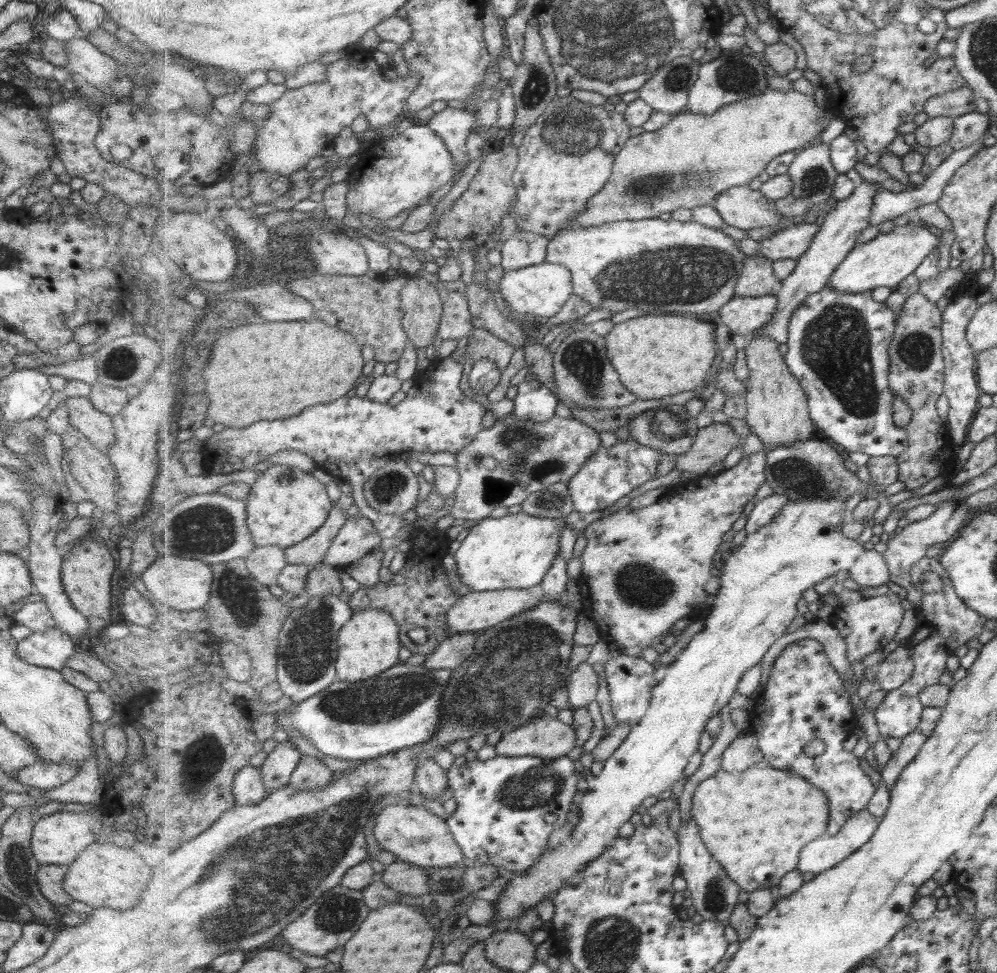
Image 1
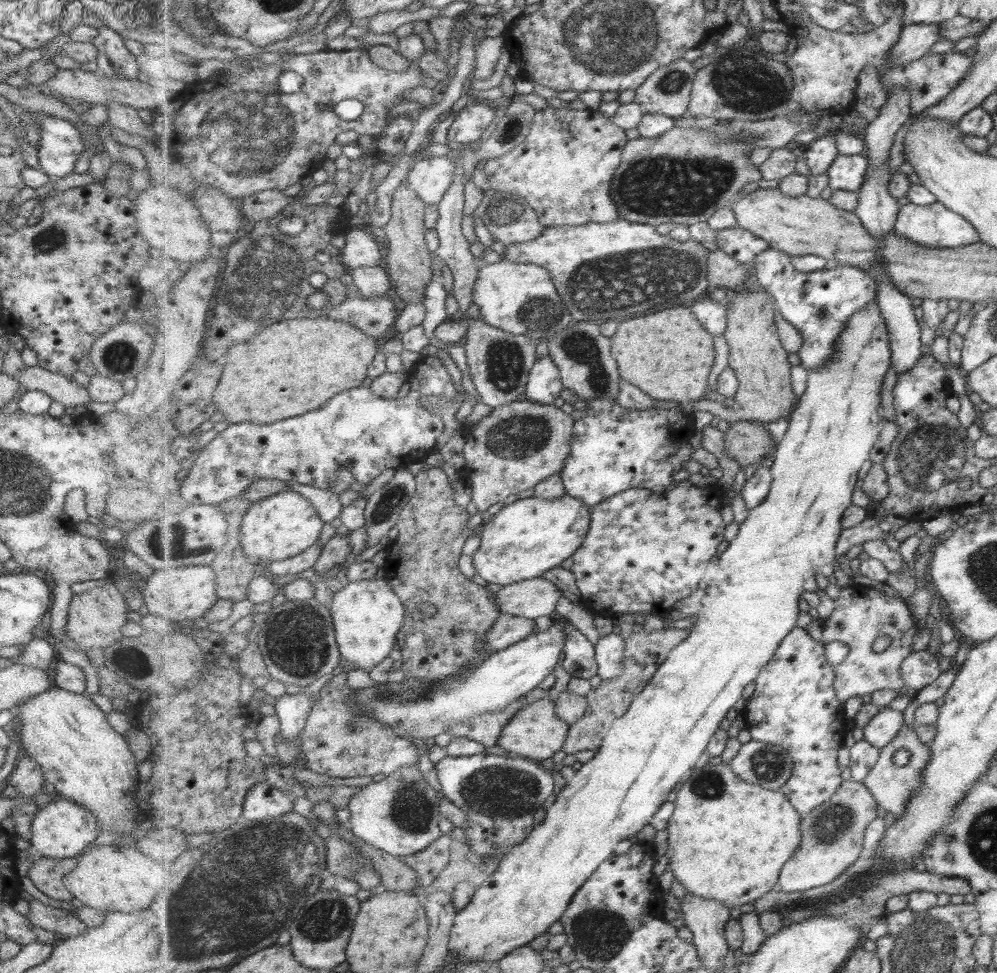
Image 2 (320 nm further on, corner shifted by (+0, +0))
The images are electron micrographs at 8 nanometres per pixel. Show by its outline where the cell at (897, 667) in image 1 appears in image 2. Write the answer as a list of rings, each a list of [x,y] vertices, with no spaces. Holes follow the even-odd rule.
[[[913,651],[902,664],[902,680],[911,693],[933,684],[941,674],[937,658],[928,651]]]

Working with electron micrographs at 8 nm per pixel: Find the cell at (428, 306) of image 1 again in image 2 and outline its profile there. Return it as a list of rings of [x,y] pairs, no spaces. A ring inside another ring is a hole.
[[[404,180],[393,195],[392,217],[384,226],[389,242],[389,246],[385,249],[384,266],[395,288],[393,297],[401,306],[423,302],[426,298],[426,288],[434,278],[433,260],[431,260],[434,254],[429,252],[425,240],[427,206],[407,180]]]

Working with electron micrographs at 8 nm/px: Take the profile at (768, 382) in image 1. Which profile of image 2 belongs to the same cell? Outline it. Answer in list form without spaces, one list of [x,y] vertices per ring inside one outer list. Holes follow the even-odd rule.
[[[747,286],[736,292],[733,301],[724,302],[728,309],[728,325],[723,335],[729,346],[728,366],[735,371],[740,385],[735,405],[731,410],[723,410],[721,418],[729,420],[729,424],[737,421],[763,424],[789,418],[798,401],[791,386],[787,349],[778,333],[774,299],[763,289],[749,291]]]

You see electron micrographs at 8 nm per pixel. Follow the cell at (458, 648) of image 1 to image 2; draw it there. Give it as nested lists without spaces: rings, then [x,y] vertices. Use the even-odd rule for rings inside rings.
[[[502,613],[486,637],[486,651],[490,654],[505,650],[509,645],[532,636],[535,621],[525,617]]]

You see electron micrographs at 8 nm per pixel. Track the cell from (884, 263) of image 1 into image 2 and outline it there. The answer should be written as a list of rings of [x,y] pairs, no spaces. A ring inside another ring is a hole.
[[[911,202],[901,207],[895,225],[896,233],[911,239],[915,244],[933,248],[955,248],[977,243],[981,238],[978,231],[958,213],[951,212],[942,202],[934,202],[929,206],[917,206]]]

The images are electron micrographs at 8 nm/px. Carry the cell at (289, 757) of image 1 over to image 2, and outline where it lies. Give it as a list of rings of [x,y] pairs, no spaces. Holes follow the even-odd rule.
[[[311,692],[285,694],[276,699],[275,712],[280,721],[279,735],[283,735],[288,743],[300,738],[312,711]]]

